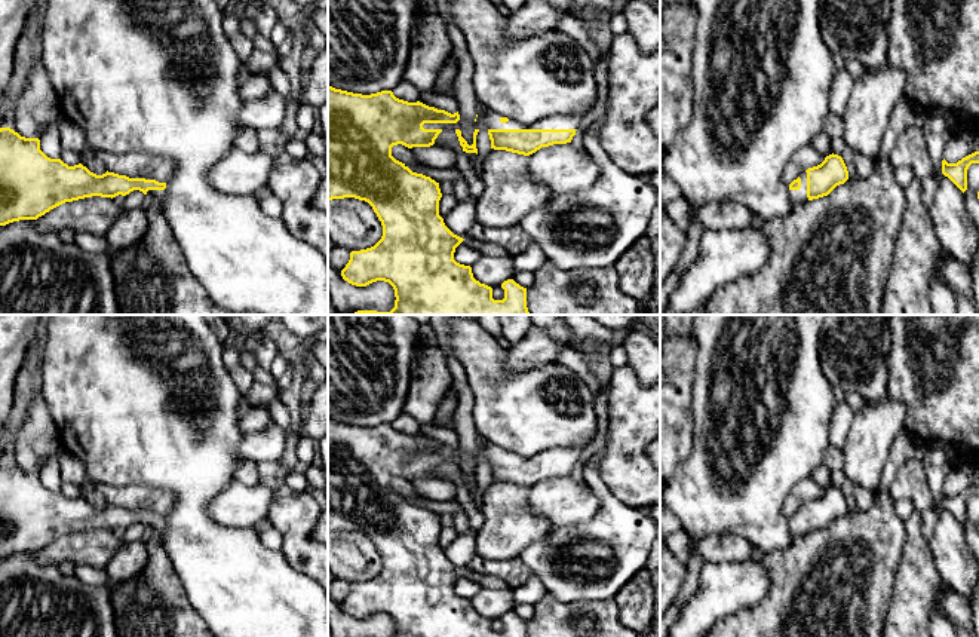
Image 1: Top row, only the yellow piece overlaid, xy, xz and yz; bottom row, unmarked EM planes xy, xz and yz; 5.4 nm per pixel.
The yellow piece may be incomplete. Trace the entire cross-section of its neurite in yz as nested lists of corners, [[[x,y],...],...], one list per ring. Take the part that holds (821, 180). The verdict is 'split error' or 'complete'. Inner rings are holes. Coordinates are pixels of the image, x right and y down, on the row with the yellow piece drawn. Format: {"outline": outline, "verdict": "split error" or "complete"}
{"outline": [[[829,154],[825,160],[807,171],[789,184],[789,196],[794,203],[828,196],[837,186],[848,180],[848,171],[841,156]]], "verdict": "split error"}

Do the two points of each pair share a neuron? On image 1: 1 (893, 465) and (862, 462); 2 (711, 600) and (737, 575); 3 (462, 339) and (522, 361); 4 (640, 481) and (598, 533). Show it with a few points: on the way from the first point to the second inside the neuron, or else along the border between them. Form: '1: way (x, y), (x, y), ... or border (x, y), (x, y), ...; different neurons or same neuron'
1: border (899, 432), (880, 483), (874, 490); different neurons
2: way (717, 596), (732, 581); same neuron
3: border (505, 361), (505, 367), (512, 374), (543, 364); different neurons
4: border (600, 477), (622, 502), (641, 511); different neurons

